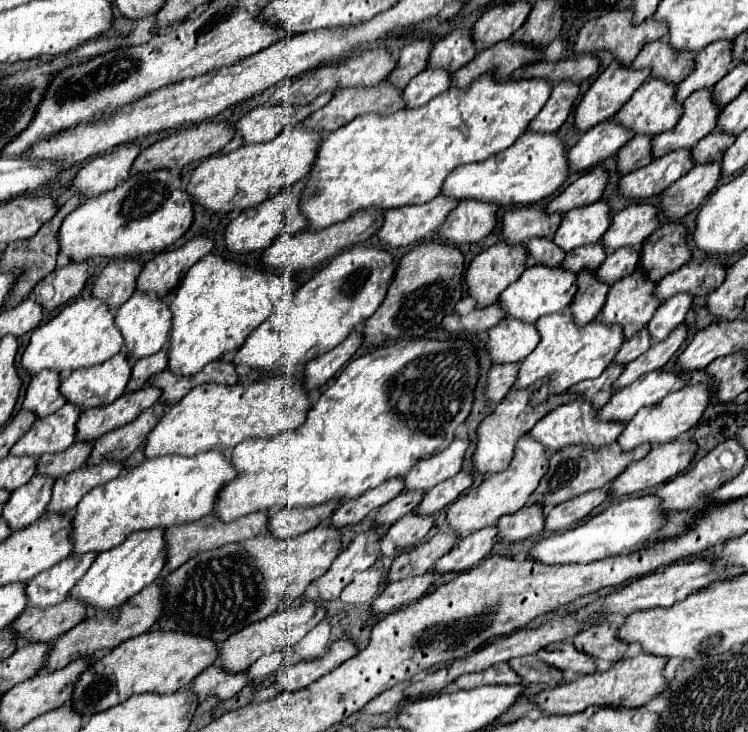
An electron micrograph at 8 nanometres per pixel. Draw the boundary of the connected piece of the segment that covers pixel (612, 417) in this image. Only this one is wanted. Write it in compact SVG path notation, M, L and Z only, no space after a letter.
M652 371L632 385L616 391L612 399L598 411L602 421L620 421L628 423L642 407L658 403L678 385L678 377L666 371Z

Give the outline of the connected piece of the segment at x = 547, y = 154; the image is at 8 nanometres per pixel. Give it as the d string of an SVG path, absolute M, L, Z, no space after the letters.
M526 131L506 153L498 153L498 157L490 157L490 161L474 163L474 165L460 165L454 169L442 185L442 195L466 201L486 201L498 207L508 205L534 205L548 199L570 175L566 163L564 143L556 137L556 133L532 133Z

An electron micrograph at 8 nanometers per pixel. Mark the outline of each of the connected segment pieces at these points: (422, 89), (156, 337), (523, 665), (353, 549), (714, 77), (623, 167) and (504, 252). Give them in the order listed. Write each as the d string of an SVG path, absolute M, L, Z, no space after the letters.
M424 69L402 91L406 109L418 109L418 107L426 105L430 99L444 93L448 87L450 87L450 73L448 71Z
M134 293L124 305L118 307L116 317L114 317L114 325L118 327L118 331L124 337L124 351L126 351L126 357L132 363L138 361L138 359L150 357L150 355L158 353L166 345L166 337L168 337L168 331L170 331L168 303L154 297L154 295Z
M534 655L516 657L516 659L510 659L508 663L522 677L522 681L528 681L528 683L546 683L546 685L554 687L554 685L562 683L562 679L564 679L562 671L558 671L552 665L544 665L544 661L536 659Z
M374 529L356 535L356 539L334 559L328 573L314 581L322 601L336 601L344 587L352 583L356 573L374 565L380 553L378 539L380 537Z
M716 41L702 49L694 59L694 71L678 85L674 99L684 101L698 89L710 89L718 83L730 69L730 45L732 41Z
M634 137L616 153L616 169L620 175L636 171L650 161L650 137Z
M500 241L472 259L466 271L466 287L468 287L468 295L476 301L476 309L484 309L492 305L500 297L500 293L522 275L522 271L526 269L526 257L528 255L522 245L508 247L506 243Z

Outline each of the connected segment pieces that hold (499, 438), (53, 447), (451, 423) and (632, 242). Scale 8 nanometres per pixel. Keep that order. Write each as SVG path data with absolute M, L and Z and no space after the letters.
M510 389L508 395L496 405L496 409L478 425L476 435L478 435L478 443L472 455L472 467L482 473L482 475L494 475L500 473L502 469L508 467L510 457L514 453L514 445L518 443L518 439L530 431L548 411L552 411L554 407L562 405L564 399L562 397L550 397L548 401L544 401L538 407L528 407L528 397L530 397L530 389L520 391L520 389Z
M64 405L46 419L38 419L30 431L10 449L14 457L40 457L44 453L60 453L74 443L76 421L80 413L72 405Z
M398 341L398 343L392 343L392 345L386 345L382 349L376 349L376 351L370 351L354 361L350 361L346 365L346 369L338 375L338 379L334 381L334 385L330 385L326 391L322 391L320 399L308 409L308 415L306 415L306 421L298 427L298 429L292 429L290 433L280 433L278 437L274 437L274 441L254 441L254 439L248 439L248 441L242 441L240 445L236 445L232 449L232 455L230 455L230 463L232 467L236 469L236 477L232 481L228 481L222 491L218 493L218 499L216 499L216 505L214 505L214 515L224 521L224 523L230 523L242 515L248 515L248 513L256 513L256 511L274 511L274 509L282 509L282 507L304 507L304 509L310 509L314 505L322 505L322 503L328 503L328 501L350 501L350 499L356 499L360 495L364 495L366 491L382 485L384 481L392 479L392 477L402 477L406 475L418 461L426 459L426 457L432 457L434 453L440 453L442 449L446 449L452 439L454 439L454 431L456 427L468 417L470 413L470 407L472 407L472 399L474 399L474 387L476 387L476 381L478 381L478 357L474 355L474 347L468 343L468 341Z
M630 205L612 217L612 225L600 243L608 253L620 247L638 247L656 227L658 211L654 205Z

